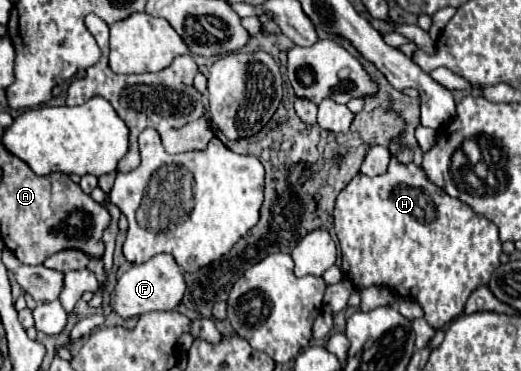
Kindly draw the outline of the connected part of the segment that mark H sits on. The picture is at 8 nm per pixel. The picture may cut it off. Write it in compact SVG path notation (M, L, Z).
M396 156L390 158L388 170L382 176L370 178L366 174L356 174L346 188L342 188L334 206L334 230L342 246L344 276L360 288L376 284L390 288L400 298L414 298L424 310L424 320L434 330L446 328L458 318L468 296L478 286L488 284L490 274L500 266L502 242L496 224L432 184L420 166L414 162L400 164Z

